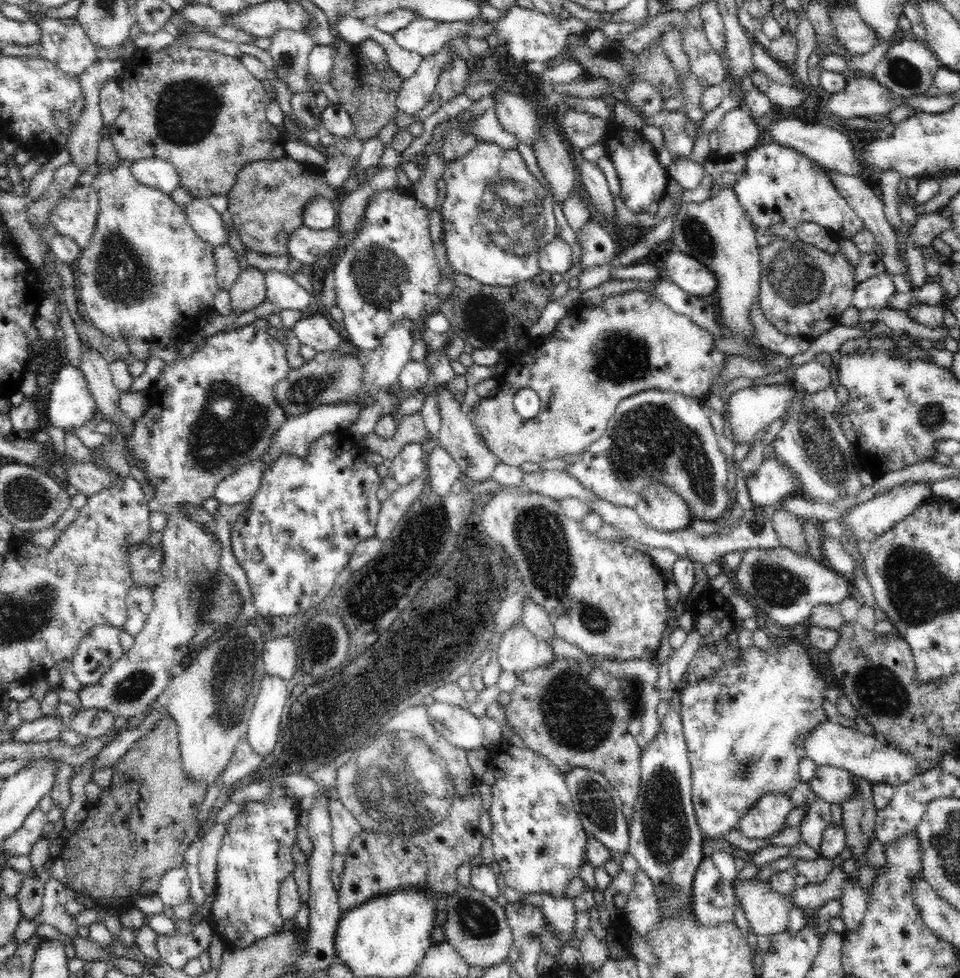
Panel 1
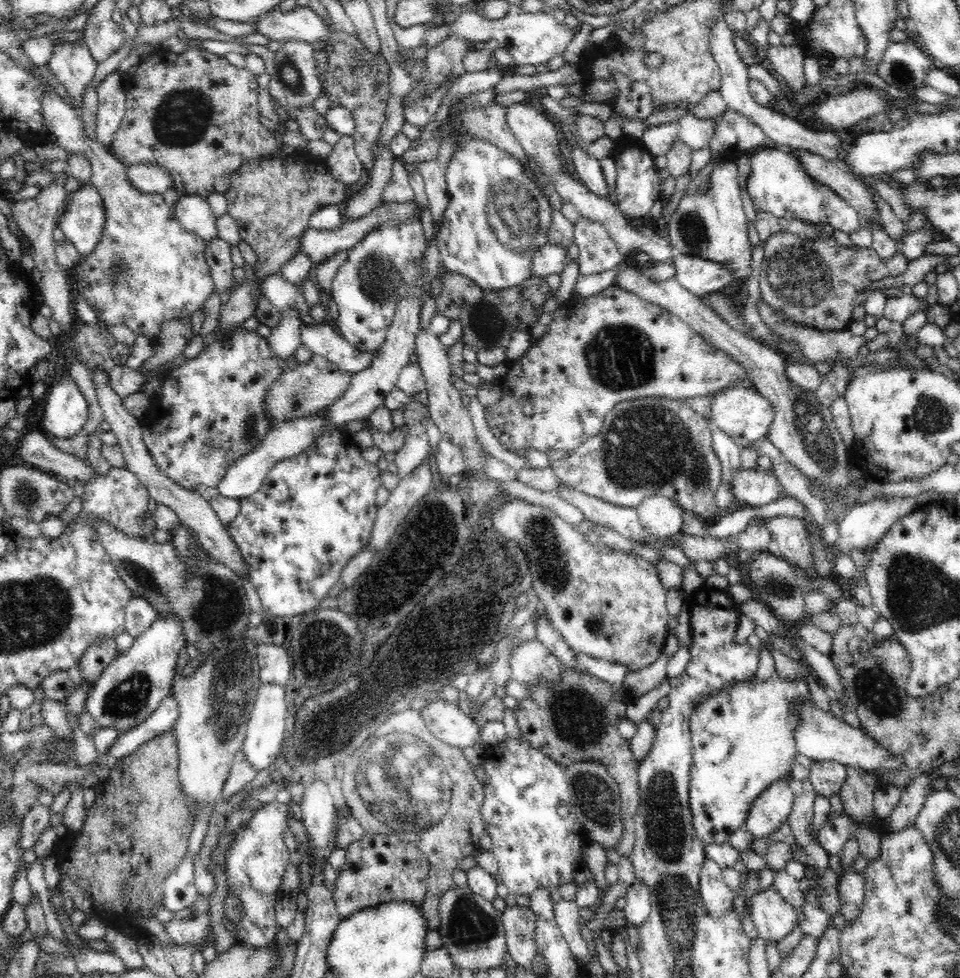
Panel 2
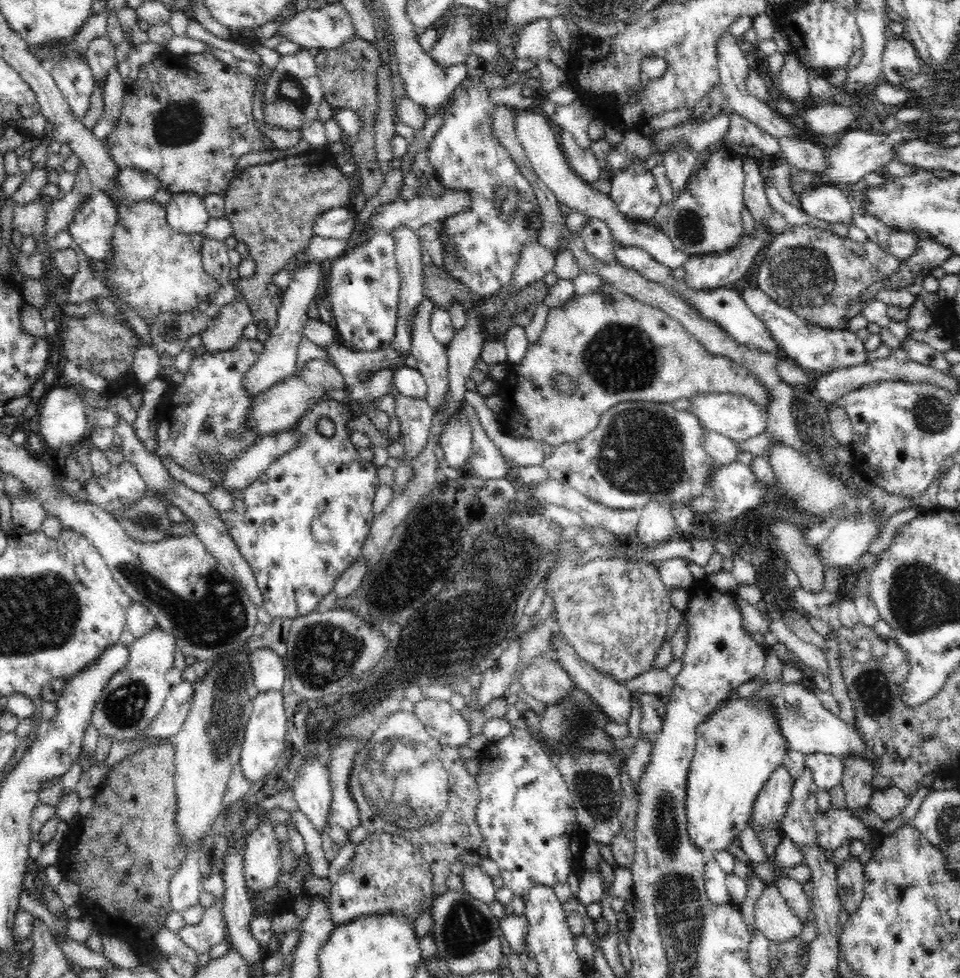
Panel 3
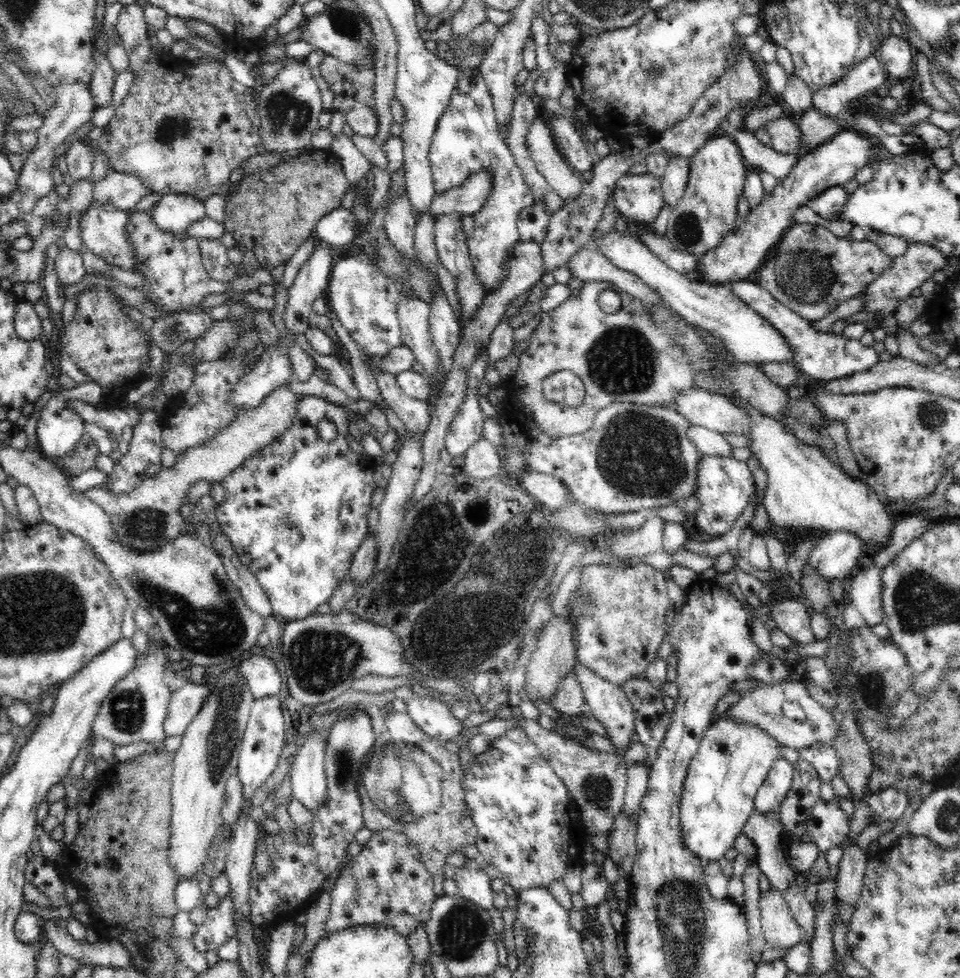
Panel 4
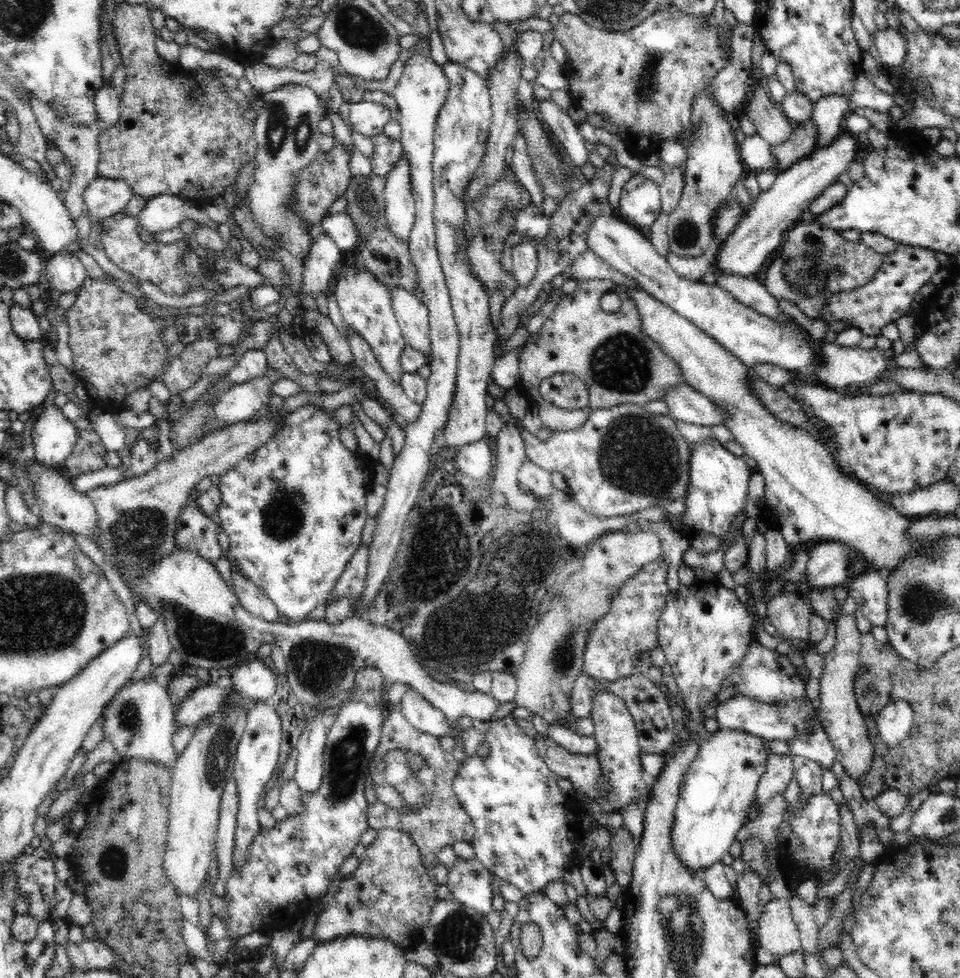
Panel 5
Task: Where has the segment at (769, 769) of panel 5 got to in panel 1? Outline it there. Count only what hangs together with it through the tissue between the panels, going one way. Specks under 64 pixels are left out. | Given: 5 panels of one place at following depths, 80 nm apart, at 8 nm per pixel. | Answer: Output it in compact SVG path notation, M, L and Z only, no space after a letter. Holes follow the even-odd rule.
M784 793L762 796L740 818L736 829L749 839L771 839L785 827L787 816L793 809L790 797Z

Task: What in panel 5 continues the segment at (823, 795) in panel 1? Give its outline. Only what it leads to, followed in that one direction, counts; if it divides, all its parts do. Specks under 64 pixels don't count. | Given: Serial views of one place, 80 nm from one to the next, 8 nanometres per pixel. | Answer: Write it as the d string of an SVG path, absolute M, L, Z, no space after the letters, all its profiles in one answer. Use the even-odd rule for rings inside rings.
M816 724L808 734L800 734L798 738L790 740L790 756L803 757L812 762L817 762L824 770L830 770L836 762L837 754L829 736Z

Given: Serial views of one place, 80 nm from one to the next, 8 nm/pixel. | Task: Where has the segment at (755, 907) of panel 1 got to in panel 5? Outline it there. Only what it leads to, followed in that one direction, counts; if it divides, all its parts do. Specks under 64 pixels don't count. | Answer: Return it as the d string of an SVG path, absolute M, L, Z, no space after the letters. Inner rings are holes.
M771 898L762 908L759 940L761 946L776 959L801 948L799 931L787 898Z

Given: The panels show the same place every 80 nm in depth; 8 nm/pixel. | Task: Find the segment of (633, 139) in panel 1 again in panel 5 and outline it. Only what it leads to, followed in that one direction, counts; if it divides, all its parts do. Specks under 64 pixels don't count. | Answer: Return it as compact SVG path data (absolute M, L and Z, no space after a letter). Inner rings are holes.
M635 173L622 187L618 216L630 225L651 227L662 212L661 200L659 185Z

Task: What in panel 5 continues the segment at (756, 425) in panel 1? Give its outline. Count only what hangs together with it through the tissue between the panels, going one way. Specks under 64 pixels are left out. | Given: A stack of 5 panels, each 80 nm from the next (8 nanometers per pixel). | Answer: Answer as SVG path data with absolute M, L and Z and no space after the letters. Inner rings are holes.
M686 383L669 389L662 398L668 413L677 420L698 426L722 426L728 413L714 401L703 396Z

